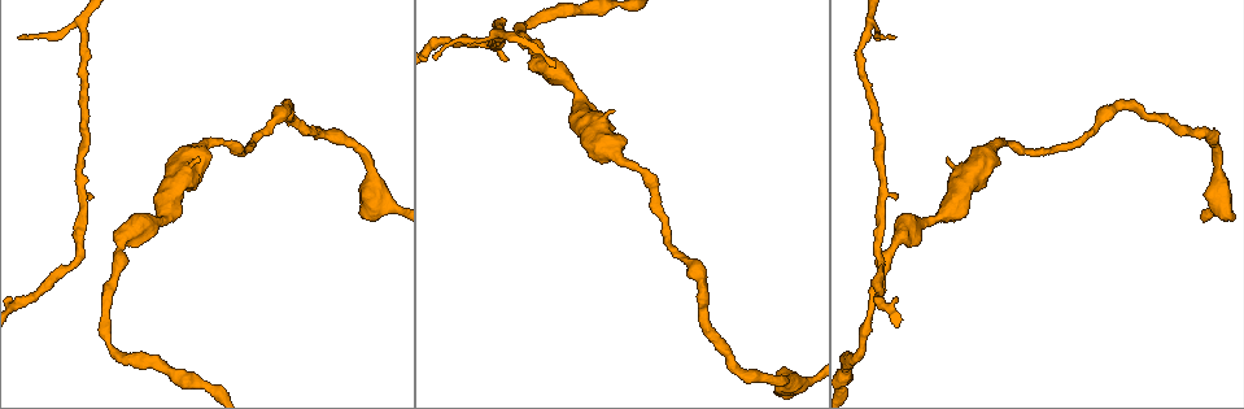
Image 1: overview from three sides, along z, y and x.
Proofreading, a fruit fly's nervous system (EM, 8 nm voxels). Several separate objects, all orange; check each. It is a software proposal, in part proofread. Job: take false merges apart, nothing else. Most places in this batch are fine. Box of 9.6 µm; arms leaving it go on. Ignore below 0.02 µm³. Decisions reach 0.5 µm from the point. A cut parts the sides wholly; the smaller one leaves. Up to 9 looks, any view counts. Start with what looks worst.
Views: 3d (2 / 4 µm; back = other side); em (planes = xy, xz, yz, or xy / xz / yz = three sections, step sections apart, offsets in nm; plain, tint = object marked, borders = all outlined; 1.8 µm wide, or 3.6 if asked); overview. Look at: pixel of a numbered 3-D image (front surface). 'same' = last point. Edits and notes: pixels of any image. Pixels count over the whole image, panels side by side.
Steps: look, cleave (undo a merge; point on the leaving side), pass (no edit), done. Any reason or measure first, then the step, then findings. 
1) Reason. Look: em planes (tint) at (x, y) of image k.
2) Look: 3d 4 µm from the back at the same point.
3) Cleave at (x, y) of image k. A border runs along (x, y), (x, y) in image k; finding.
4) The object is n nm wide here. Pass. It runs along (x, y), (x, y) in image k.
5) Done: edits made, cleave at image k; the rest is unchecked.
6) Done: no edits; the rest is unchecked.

Thick turns thin. Look: 3d 4 µm at (171, 204) of image 1.

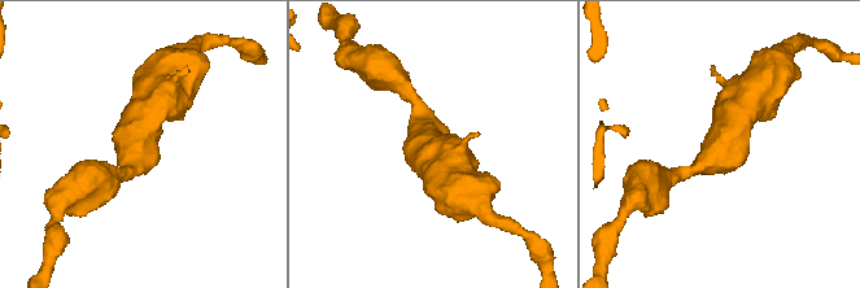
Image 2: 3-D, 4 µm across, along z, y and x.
Look: em 3.6 µm planes (tint) at (135, 145) of image 2.

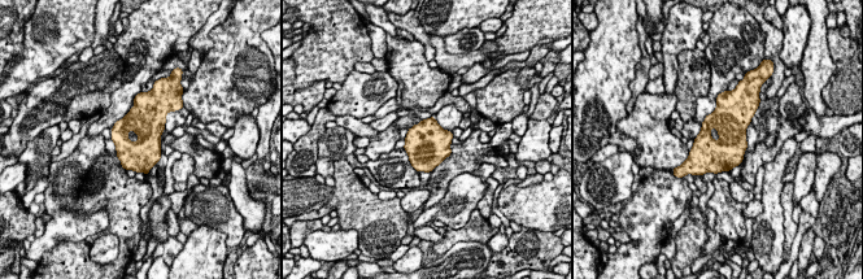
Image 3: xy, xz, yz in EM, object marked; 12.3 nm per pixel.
Pass. All the same neuron.

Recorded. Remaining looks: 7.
Thick turns thin. Look: em xy step 8 (tint) at (890, 247) of image 1.

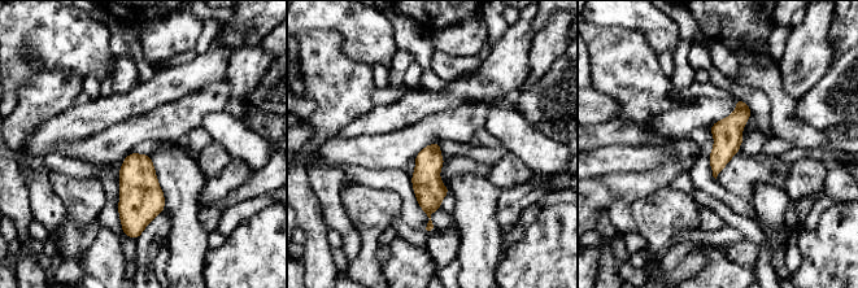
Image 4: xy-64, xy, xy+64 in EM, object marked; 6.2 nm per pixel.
Pass. One neuron here.

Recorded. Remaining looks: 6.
A narrow waist. Look: 3d 4 µm from the back at (525, 25) of image 1.

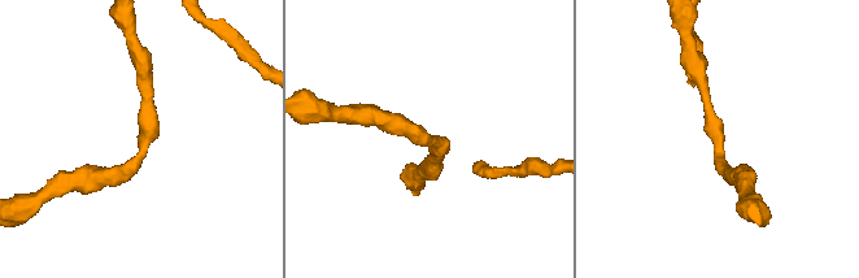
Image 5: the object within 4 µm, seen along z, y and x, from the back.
The arms are 180, 280 nm wide. Look: em planes (tint) at (435, 141) of image 5.

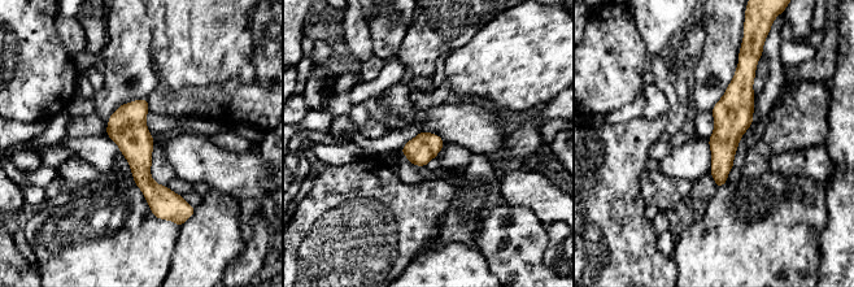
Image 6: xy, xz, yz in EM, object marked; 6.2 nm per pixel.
The object is 180 nm wide here. Pass. All the same neuron.

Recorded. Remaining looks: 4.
Thick turns thin. Look: 3d 2 µm at (803, 381) of image 1.

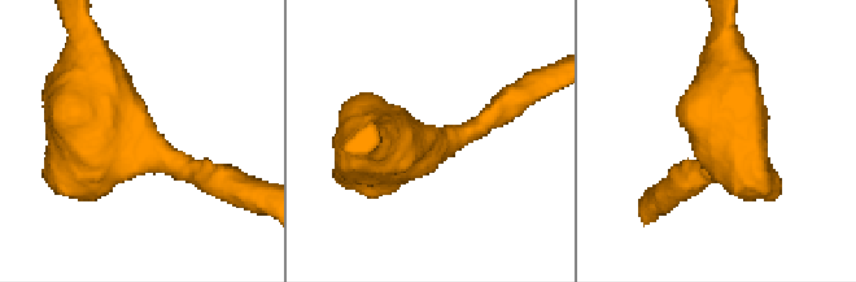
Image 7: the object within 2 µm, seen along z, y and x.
Look: em planes (plain) at (149, 156) of image 7.

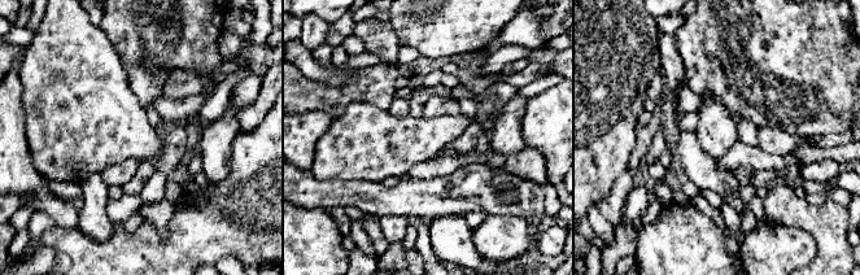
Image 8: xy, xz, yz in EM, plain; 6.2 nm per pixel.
Where the object lies. Look: em planes (tint) at the same point.

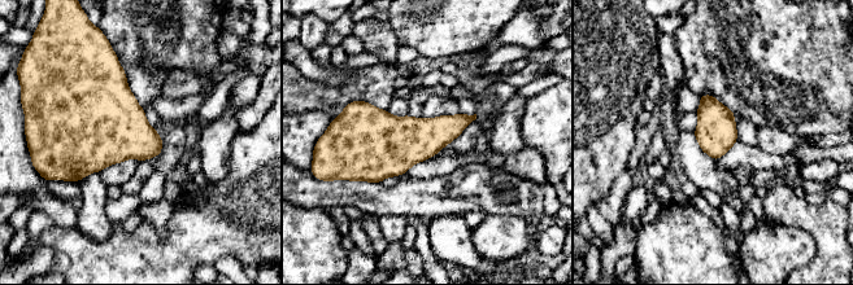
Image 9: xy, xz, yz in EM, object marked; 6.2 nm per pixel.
Pass. One neuron here.

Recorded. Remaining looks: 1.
Done: no edits; the rest is unchecked.

